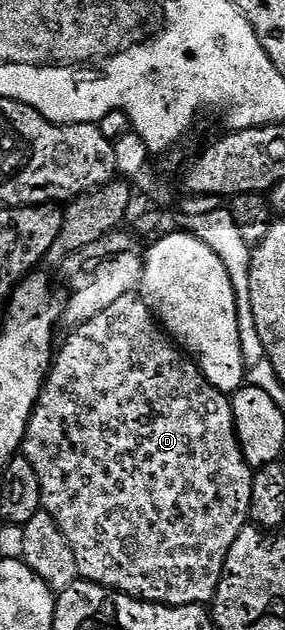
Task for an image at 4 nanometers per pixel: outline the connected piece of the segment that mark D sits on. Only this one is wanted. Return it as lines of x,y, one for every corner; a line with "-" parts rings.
135,292
125,294
125,298
117,298
109,310
101,310
97,318
78,325
72,332
75,333
64,344
62,341
54,357
53,367
35,405
21,449
33,470
37,470
37,478
41,482
42,511
51,515
61,534
65,534
77,558
82,579
92,580
115,592
124,592
127,596
150,600
152,604
170,604
173,608
190,604
210,605
223,577
229,550
233,550
233,542
237,542
241,530
248,527
253,494
253,470
245,462
235,433
235,419
228,393
217,390
207,381
198,364
180,351
175,341
163,331
147,301

